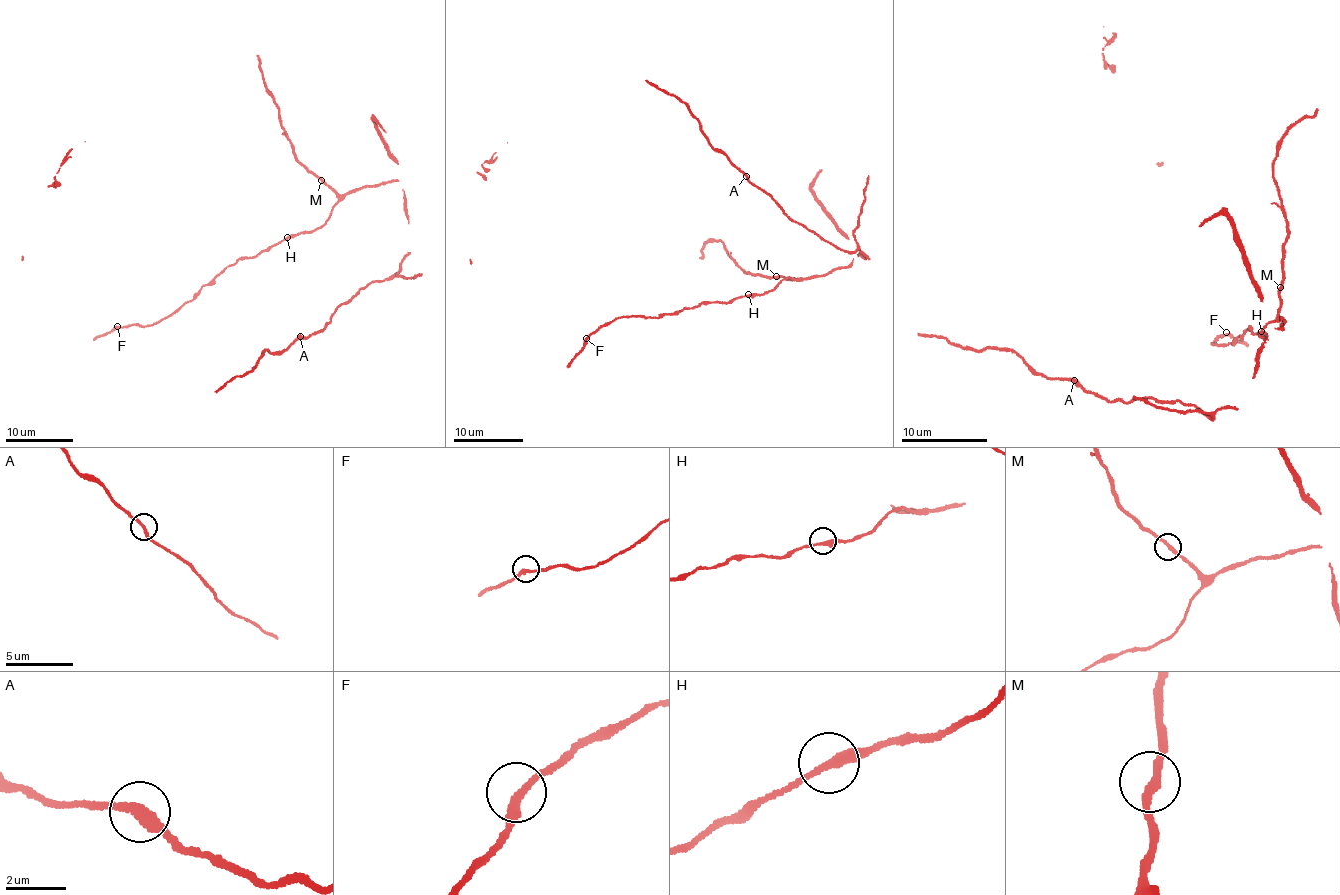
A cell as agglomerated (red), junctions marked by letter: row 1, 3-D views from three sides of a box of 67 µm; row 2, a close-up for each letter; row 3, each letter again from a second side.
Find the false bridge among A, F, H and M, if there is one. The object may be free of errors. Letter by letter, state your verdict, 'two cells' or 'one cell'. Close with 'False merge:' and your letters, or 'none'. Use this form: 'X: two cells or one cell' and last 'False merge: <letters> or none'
A: one cell
F: one cell
H: one cell
M: one cell
False merge: none

